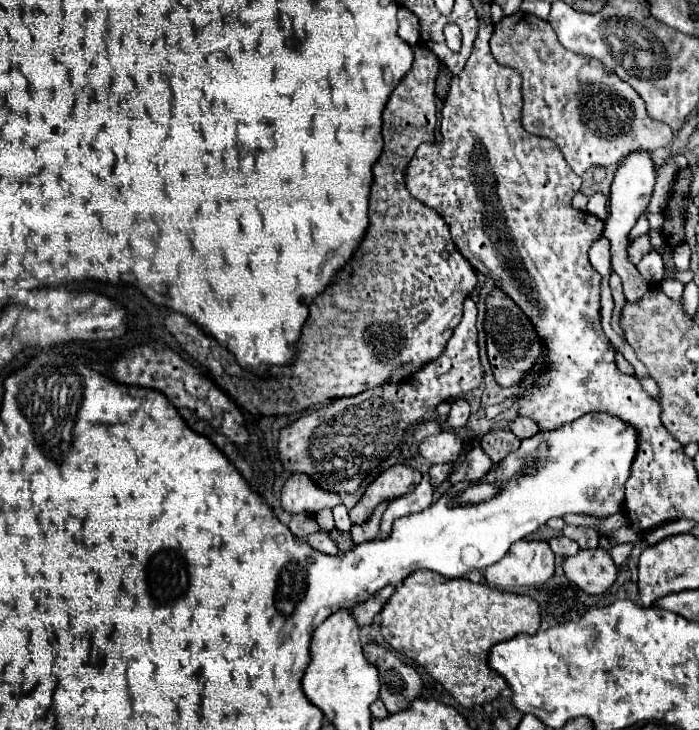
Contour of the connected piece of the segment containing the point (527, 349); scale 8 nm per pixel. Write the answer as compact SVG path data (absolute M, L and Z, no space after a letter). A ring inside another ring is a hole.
M495 287L487 295L487 313L485 313L485 333L487 333L487 355L495 381L501 387L519 385L519 381L531 371L533 363L541 359L541 343L525 313L499 289Z

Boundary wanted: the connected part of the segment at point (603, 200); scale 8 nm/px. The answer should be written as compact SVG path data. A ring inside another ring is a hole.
M601 191L593 193L593 195L589 197L587 211L589 211L591 215L595 215L597 219L601 219L601 221L603 221L603 219L607 217L607 197L605 197Z

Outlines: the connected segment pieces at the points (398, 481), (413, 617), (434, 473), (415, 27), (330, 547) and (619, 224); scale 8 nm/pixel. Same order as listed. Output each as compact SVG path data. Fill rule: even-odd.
M393 465L389 469L385 469L383 473L379 473L375 477L373 483L369 483L369 487L365 489L365 493L361 495L361 499L357 501L357 505L349 511L353 523L363 523L371 517L373 509L389 497L401 497L405 493L411 493L417 483L421 481L421 473L413 467L407 465Z
M415 571L409 575L385 603L381 611L381 633L385 641L399 653L419 663L435 681L439 681L463 707L473 707L495 699L501 689L507 687L505 679L493 673L487 665L487 653L493 645L509 641L519 633L535 635L539 629L539 605L527 595L515 595L493 589L489 585L469 583L469 579L445 579L435 571Z
M443 463L443 465L433 465L431 469L429 469L429 475L431 475L431 485L433 487L439 487L449 475L451 475L451 471L453 471L453 467L455 467L457 463Z
M399 7L399 37L409 45L419 43L419 19L405 7Z
M313 533L313 535L307 537L307 543L309 543L313 549L317 549L317 551L321 551L321 553L327 553L327 555L337 555L337 553L339 553L337 545L329 539L327 533Z
M635 151L631 155L627 155L613 177L611 193L609 193L609 217L603 221L605 223L603 235L609 239L609 245L611 245L611 269L621 277L623 293L629 303L637 303L649 289L649 285L637 271L637 267L633 263L629 263L627 247L629 247L629 231L637 223L639 215L647 209L651 195L653 195L653 185L655 185L655 167L653 167L649 153Z

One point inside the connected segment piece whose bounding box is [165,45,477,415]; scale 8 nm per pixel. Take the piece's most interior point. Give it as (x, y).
(392, 308)

